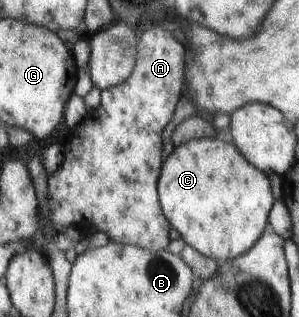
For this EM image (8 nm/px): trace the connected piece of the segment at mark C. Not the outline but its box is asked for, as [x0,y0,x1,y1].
[160,136,275,260]

